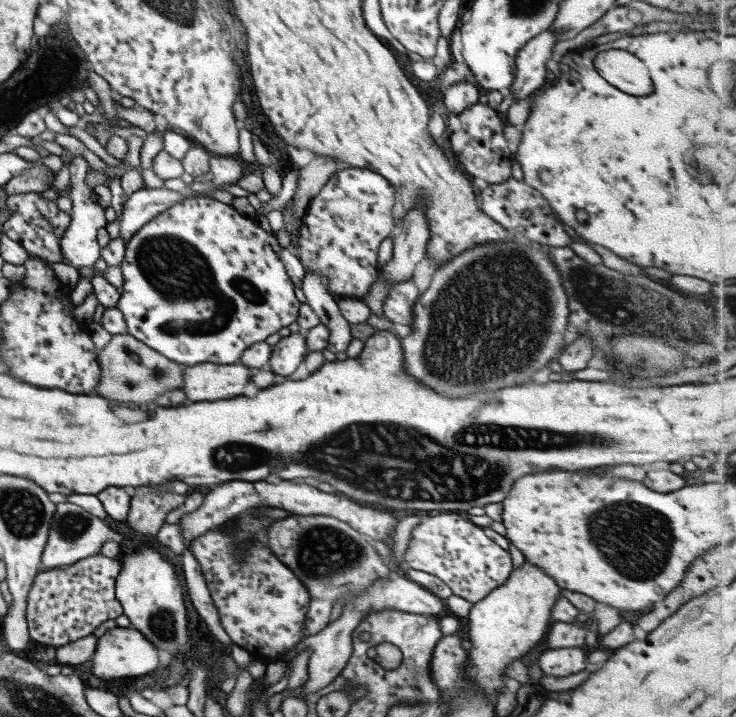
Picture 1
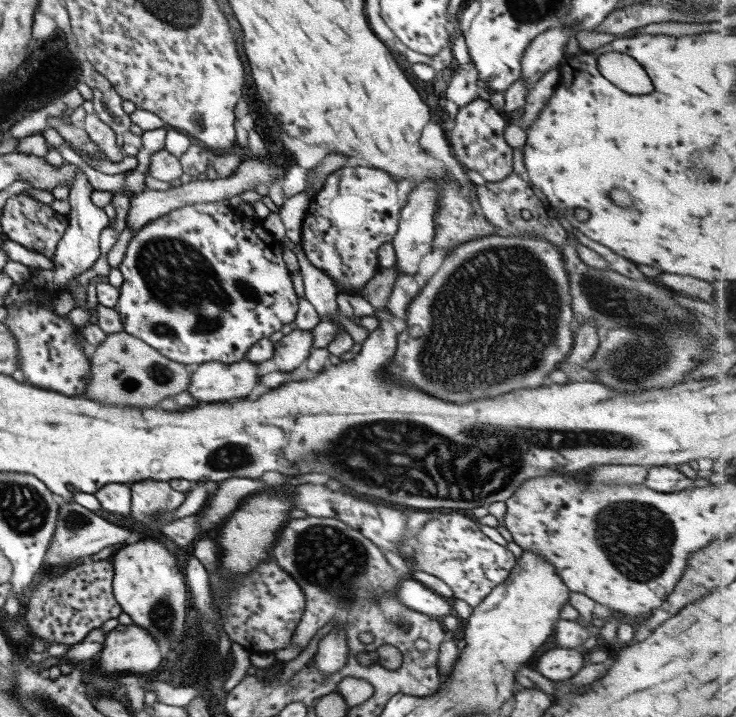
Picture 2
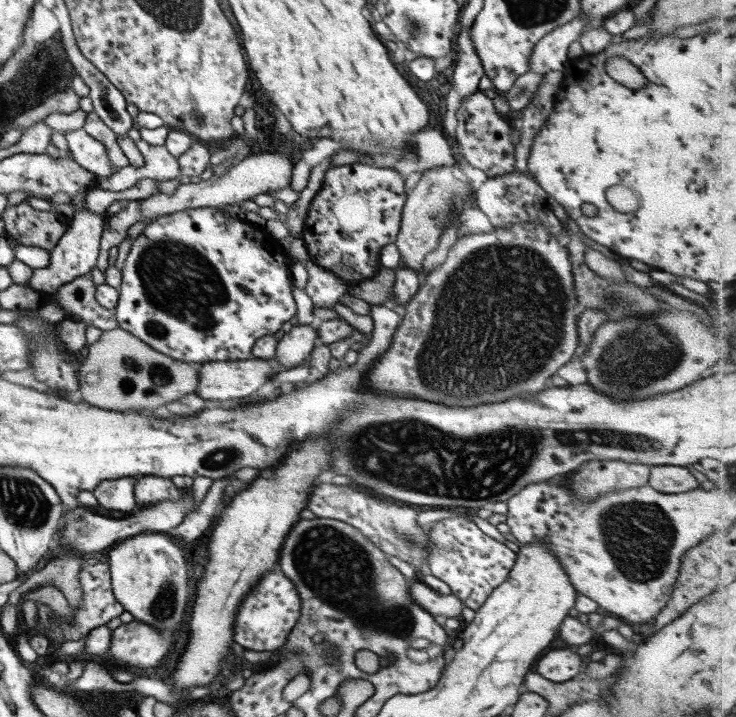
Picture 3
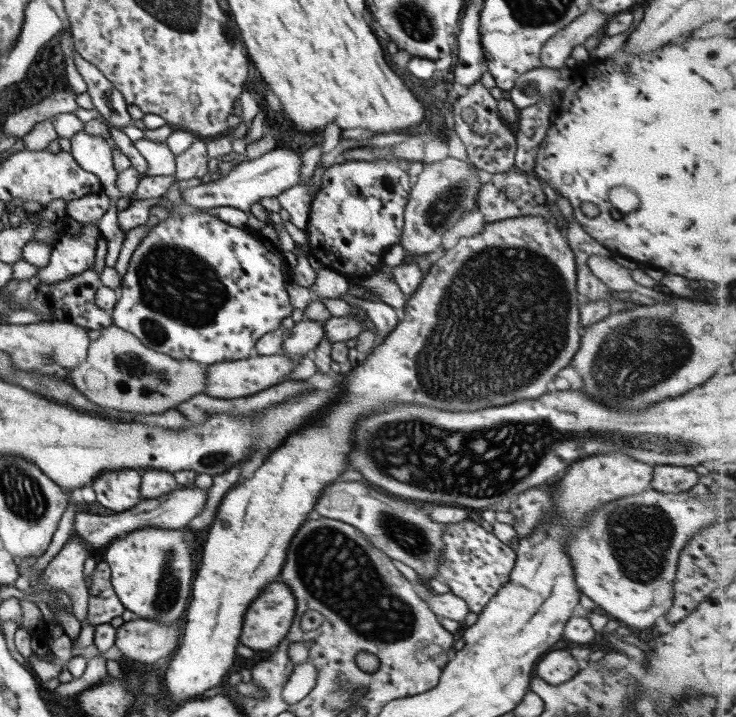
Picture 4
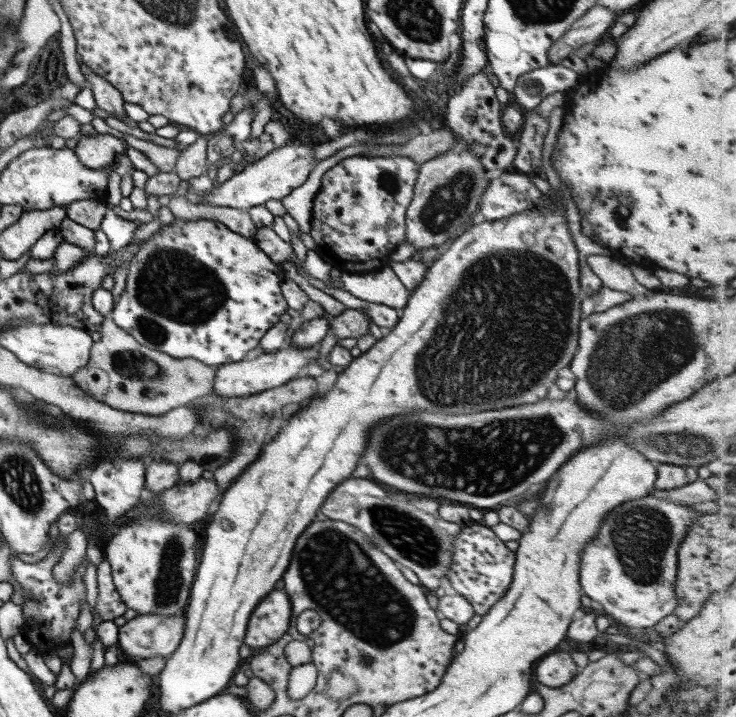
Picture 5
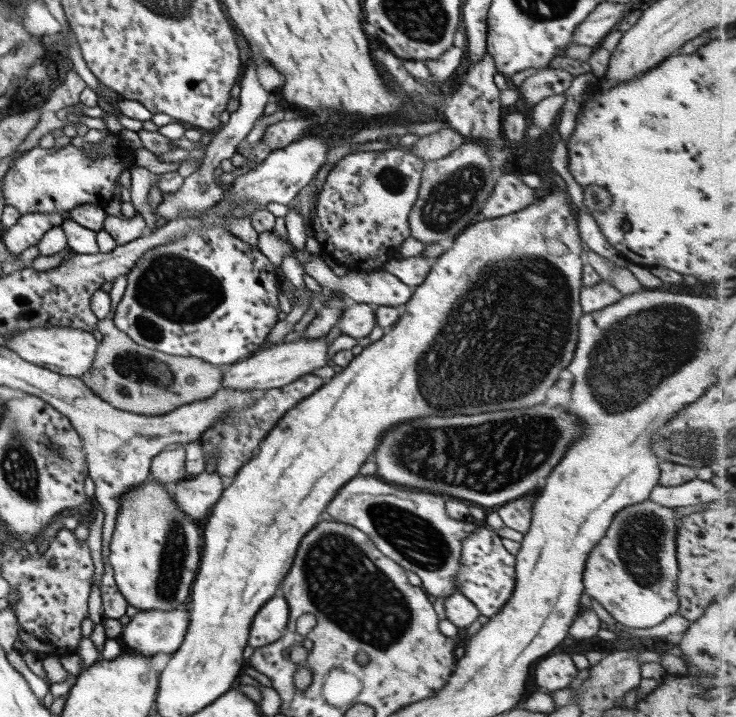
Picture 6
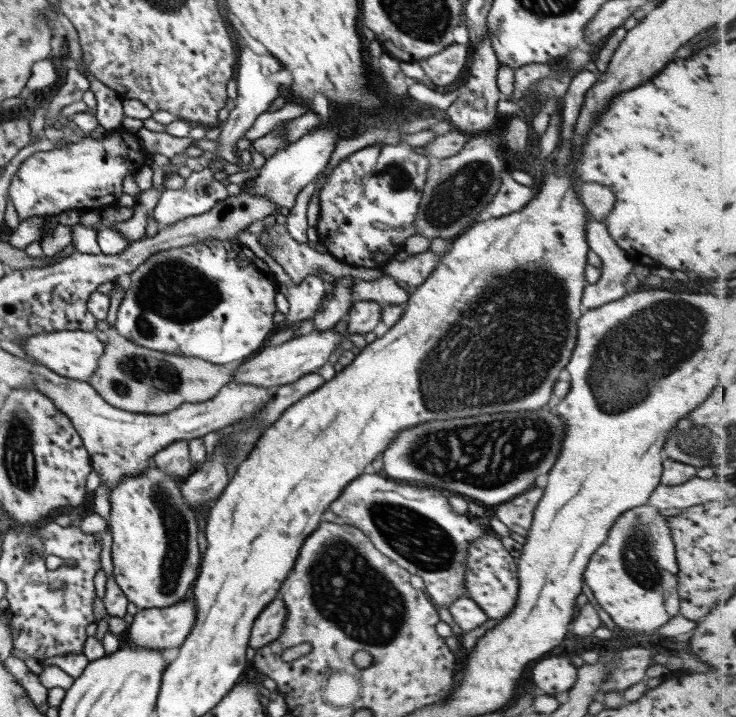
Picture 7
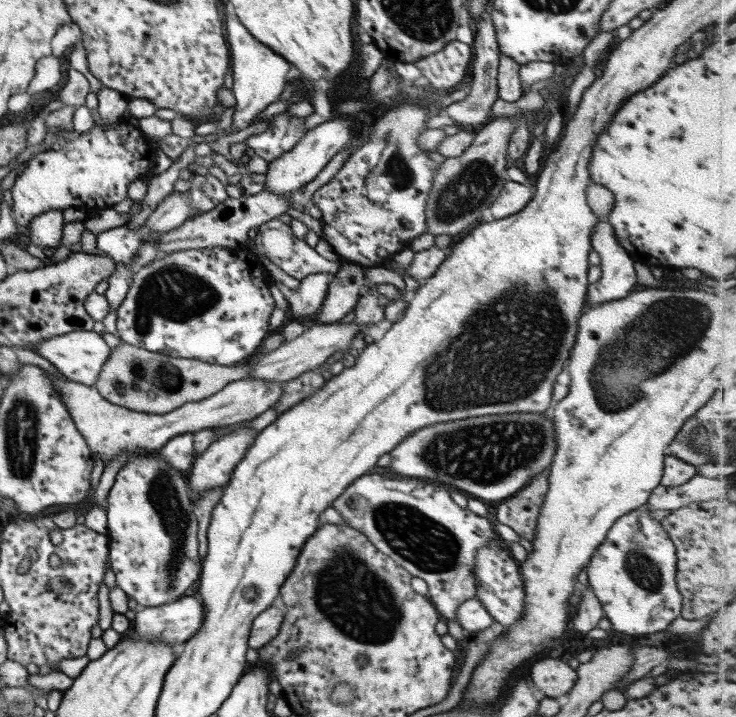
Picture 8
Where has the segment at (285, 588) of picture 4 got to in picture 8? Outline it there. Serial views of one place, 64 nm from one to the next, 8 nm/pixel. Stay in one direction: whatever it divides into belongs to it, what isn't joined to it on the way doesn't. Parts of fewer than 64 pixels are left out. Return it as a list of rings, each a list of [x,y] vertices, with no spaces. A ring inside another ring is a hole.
[[[278,602],[261,612],[252,621],[247,647],[260,649],[266,642],[271,641],[278,634],[283,616],[283,608]]]

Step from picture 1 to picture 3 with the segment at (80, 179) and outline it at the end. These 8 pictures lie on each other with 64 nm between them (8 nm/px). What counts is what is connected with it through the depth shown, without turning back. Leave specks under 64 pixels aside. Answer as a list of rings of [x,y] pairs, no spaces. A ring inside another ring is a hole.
[[[77,192],[70,198],[73,204],[72,218],[68,220],[65,232],[59,237],[55,247],[48,253],[49,265],[45,268],[32,269],[28,280],[29,287],[36,292],[50,294],[61,284],[71,282],[73,278],[88,274],[95,267],[98,257],[98,245],[101,232],[103,232],[103,214],[94,214],[83,207],[85,192]]]

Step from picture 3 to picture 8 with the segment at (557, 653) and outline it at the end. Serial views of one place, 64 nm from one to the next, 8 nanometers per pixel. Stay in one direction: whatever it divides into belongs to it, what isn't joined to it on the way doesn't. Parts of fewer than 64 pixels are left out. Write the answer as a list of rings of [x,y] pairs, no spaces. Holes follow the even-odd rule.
[[[545,658],[535,662],[529,668],[529,676],[541,694],[554,699],[568,693],[577,682],[577,671],[557,658]]]

